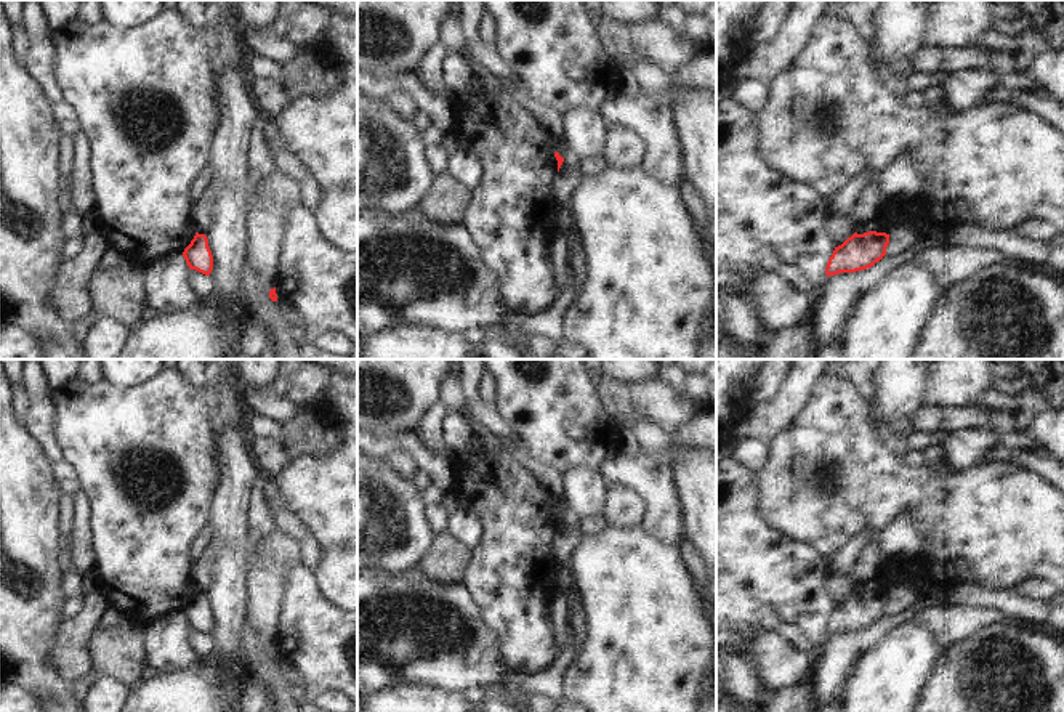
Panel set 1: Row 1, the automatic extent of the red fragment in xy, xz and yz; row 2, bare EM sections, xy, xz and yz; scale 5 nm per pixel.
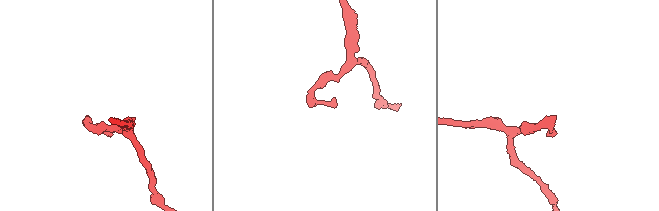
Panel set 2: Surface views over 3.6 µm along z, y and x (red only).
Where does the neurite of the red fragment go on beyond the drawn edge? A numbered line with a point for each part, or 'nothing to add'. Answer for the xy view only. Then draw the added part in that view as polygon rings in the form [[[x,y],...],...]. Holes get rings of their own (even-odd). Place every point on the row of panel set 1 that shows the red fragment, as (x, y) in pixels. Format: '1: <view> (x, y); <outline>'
nothing to add

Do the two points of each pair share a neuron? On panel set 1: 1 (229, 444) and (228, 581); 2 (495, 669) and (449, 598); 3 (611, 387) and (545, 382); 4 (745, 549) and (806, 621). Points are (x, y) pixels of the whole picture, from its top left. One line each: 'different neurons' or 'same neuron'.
1: same neuron
2: same neuron
3: different neurons
4: same neuron

